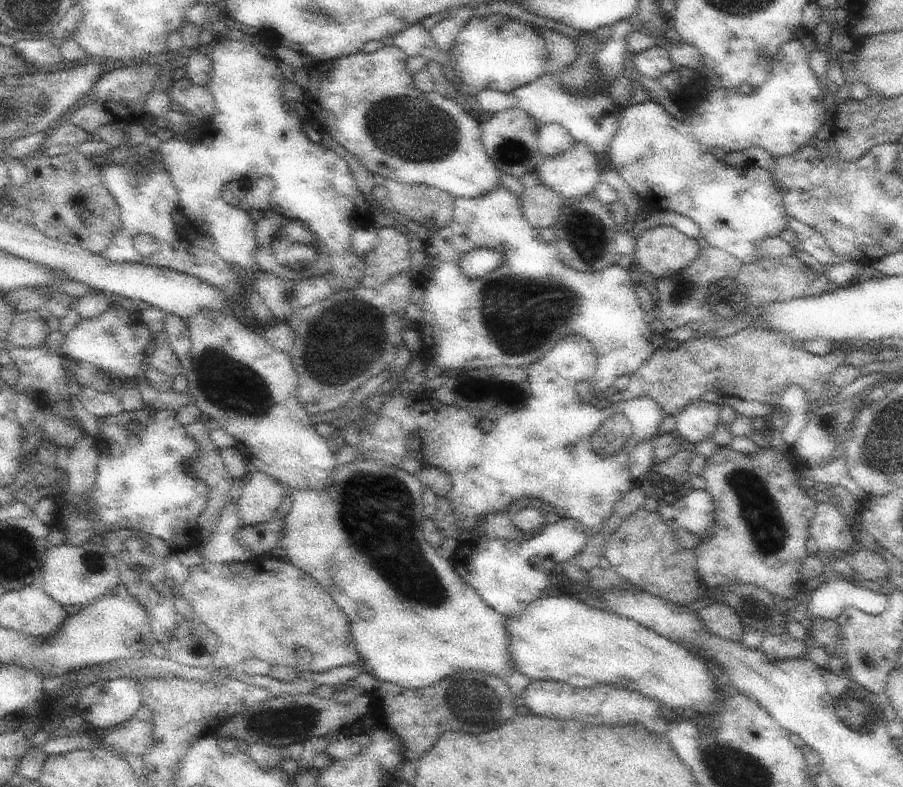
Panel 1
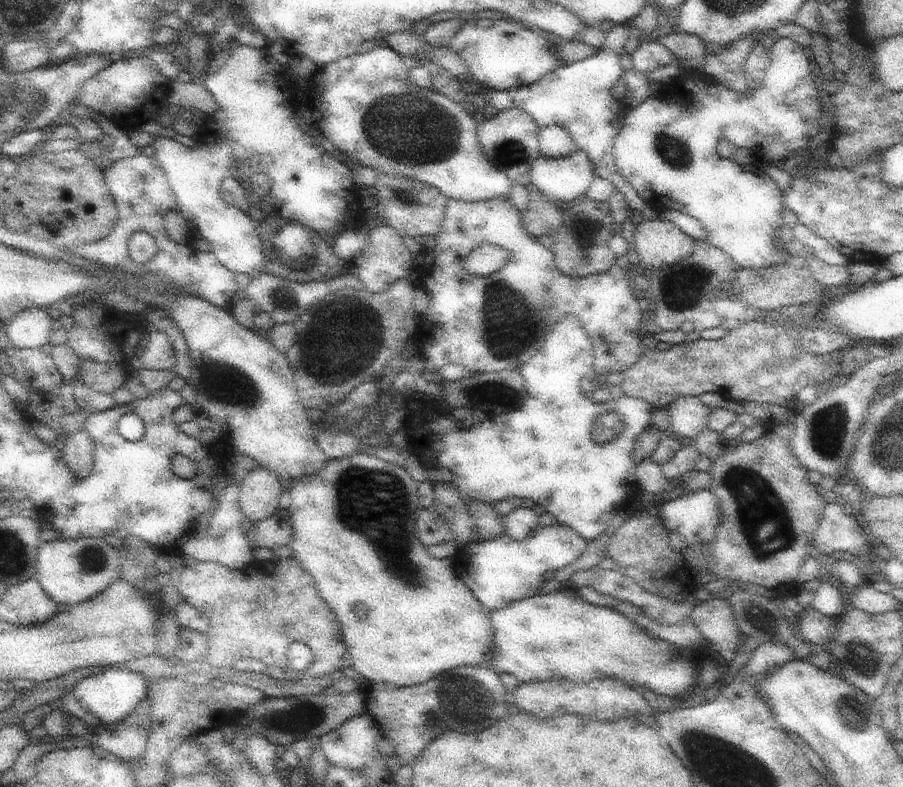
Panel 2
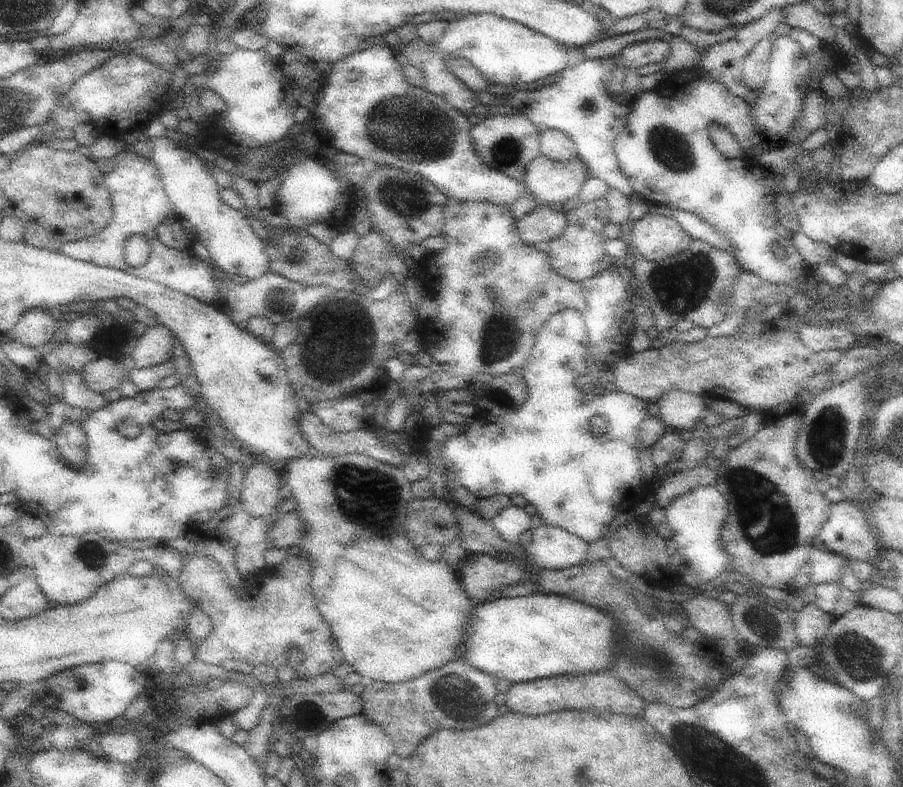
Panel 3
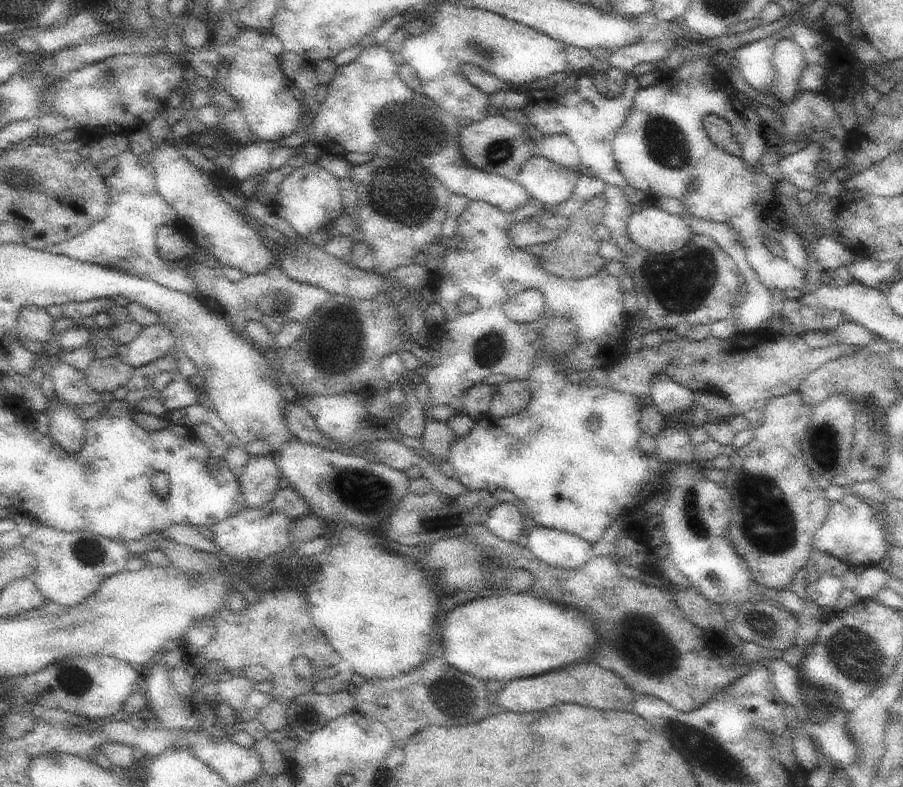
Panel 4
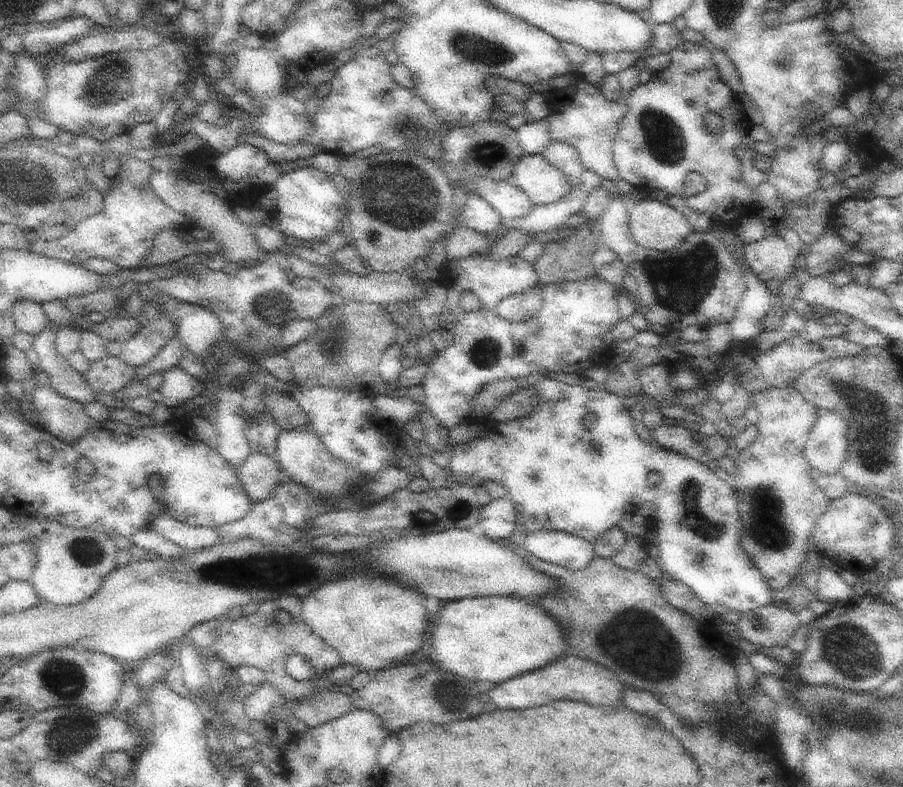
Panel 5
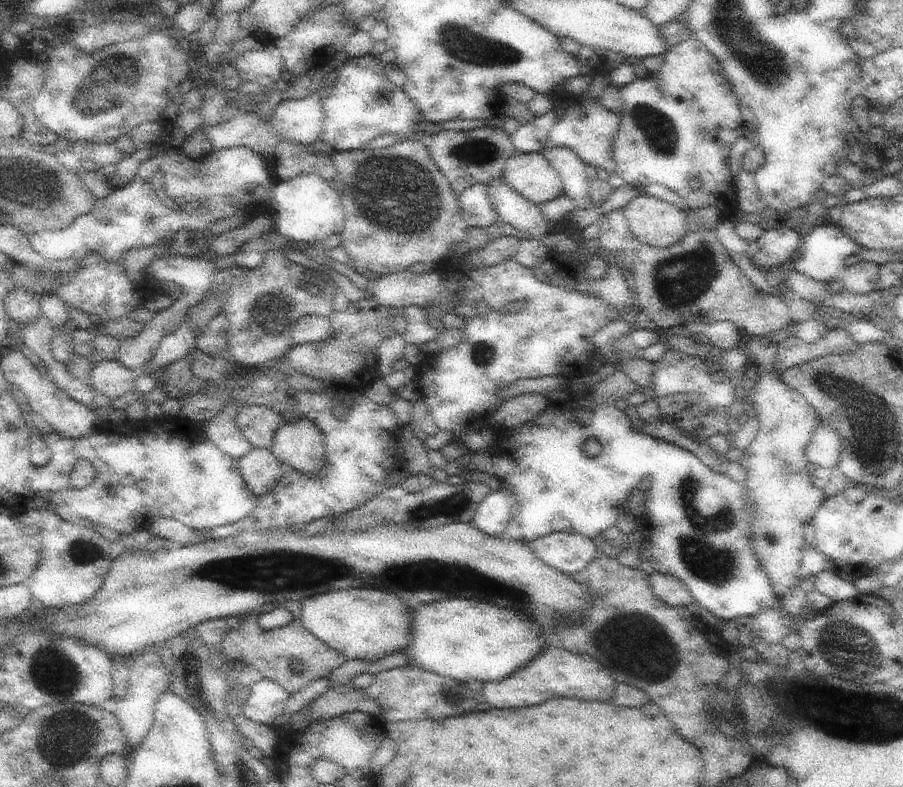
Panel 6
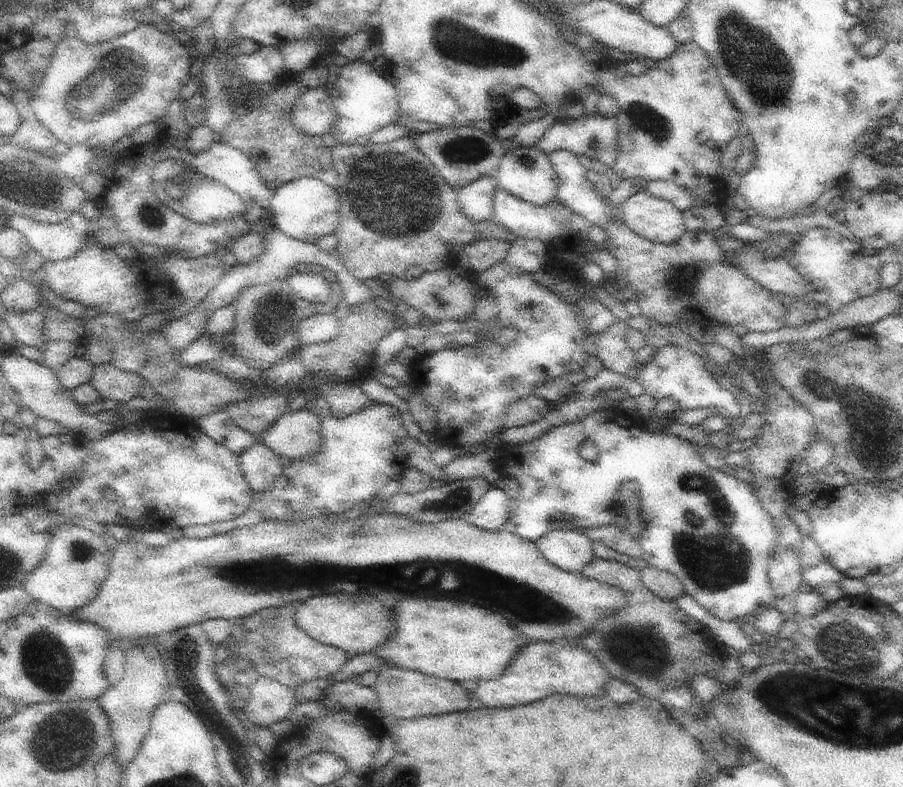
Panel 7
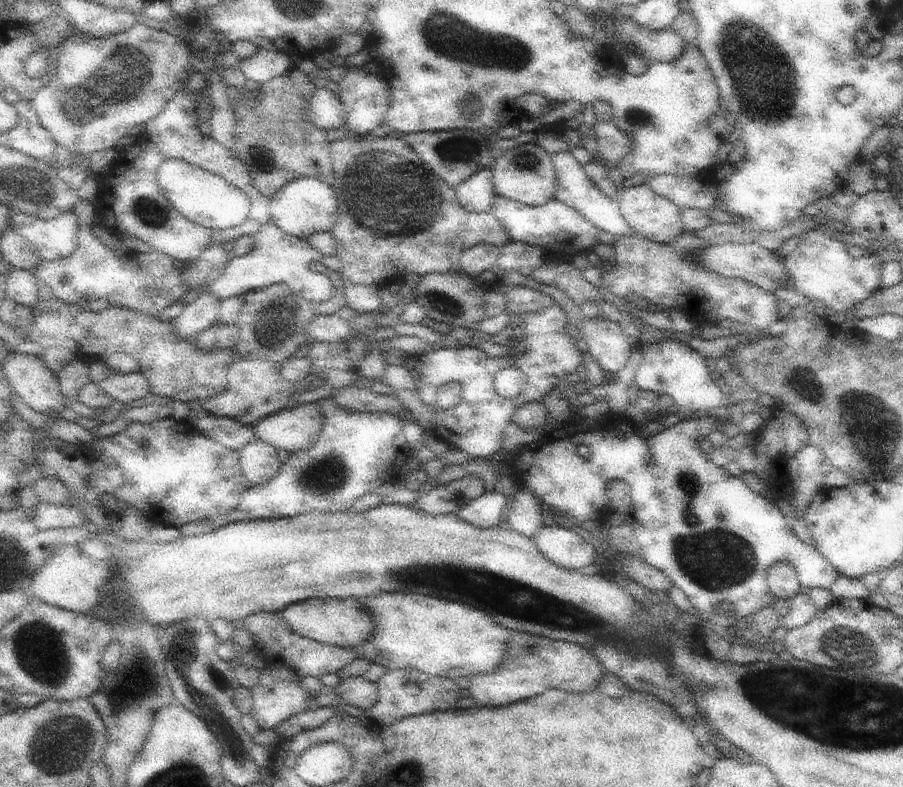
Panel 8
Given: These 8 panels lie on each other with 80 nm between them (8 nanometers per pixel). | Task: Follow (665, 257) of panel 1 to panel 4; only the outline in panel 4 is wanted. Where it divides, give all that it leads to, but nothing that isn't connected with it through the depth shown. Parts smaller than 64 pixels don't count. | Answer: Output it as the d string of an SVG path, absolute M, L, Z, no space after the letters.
M648 201L648 206L632 213L627 228L636 246L654 254L680 250L694 234L684 218L654 206L653 201Z

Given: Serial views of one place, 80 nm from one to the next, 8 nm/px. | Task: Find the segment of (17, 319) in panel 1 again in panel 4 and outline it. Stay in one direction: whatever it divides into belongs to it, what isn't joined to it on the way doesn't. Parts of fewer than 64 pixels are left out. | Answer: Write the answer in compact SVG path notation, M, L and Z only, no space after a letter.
M24 307L20 309L17 324L17 340L25 342L30 338L46 344L54 335L54 319L44 307Z

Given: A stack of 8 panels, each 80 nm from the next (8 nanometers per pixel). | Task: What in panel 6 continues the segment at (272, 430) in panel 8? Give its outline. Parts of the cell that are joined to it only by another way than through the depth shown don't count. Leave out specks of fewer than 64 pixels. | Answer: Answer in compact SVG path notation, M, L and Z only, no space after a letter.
M308 416L282 420L276 430L272 453L284 469L316 474L326 466L326 450L320 428Z

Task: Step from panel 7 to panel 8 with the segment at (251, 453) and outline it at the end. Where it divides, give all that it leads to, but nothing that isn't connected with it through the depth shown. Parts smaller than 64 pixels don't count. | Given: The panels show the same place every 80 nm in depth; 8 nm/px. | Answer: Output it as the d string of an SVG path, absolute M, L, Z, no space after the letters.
M254 440L238 451L242 473L249 485L259 486L280 474L282 463L274 446L264 440Z

